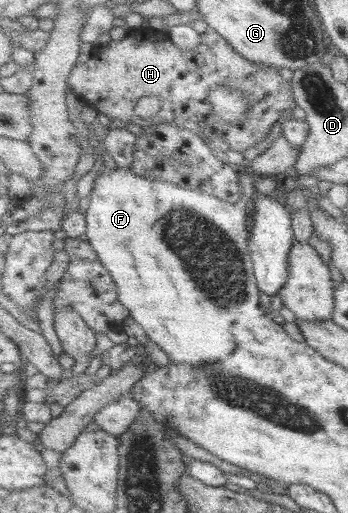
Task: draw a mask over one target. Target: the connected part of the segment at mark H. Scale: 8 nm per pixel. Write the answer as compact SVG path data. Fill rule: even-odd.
M142 28L142 33L135 33L131 37L124 37L118 41L109 41L105 48L101 49L101 55L93 57L86 62L76 64L68 79L69 91L76 94L94 109L110 118L121 121L132 121L141 128L159 123L178 125L180 128L190 129L197 138L203 138L207 143L211 136L221 136L229 145L231 150L243 153L259 141L263 141L273 125L281 120L293 109L299 107L296 103L294 91L290 83L283 79L277 69L264 63L257 63L245 59L240 55L219 33L209 29L202 34L202 43L195 51L183 51L171 40L167 39L165 33L160 33ZM219 83L228 83L234 87L240 87L248 97L253 100L252 110L241 124L227 123L225 119L217 117L209 103L210 90ZM147 95L159 96L162 102L161 113L153 119L143 119L136 115L135 107L141 97Z

